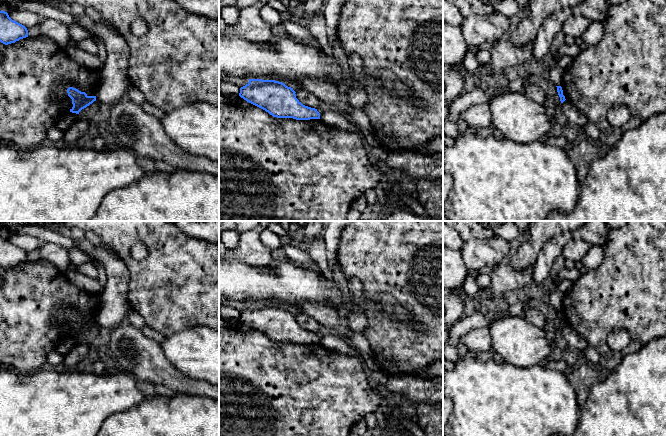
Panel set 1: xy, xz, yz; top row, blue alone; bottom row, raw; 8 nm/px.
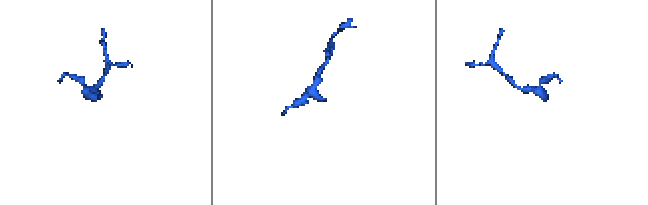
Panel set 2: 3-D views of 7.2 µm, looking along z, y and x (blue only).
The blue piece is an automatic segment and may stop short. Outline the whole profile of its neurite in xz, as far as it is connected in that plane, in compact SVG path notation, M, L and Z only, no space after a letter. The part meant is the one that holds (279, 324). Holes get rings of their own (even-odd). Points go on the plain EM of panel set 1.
M249 303L249 306L240 312L239 320L273 341L296 344L320 343L317 333L303 329L295 317L293 312L279 305Z

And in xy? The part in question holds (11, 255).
M0 235L0 266L8 269L28 261L28 254L22 248L12 244L8 237Z

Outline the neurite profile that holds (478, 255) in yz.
M493 235L489 239L464 241L460 252L469 272L484 272L504 263L513 246L514 243Z

